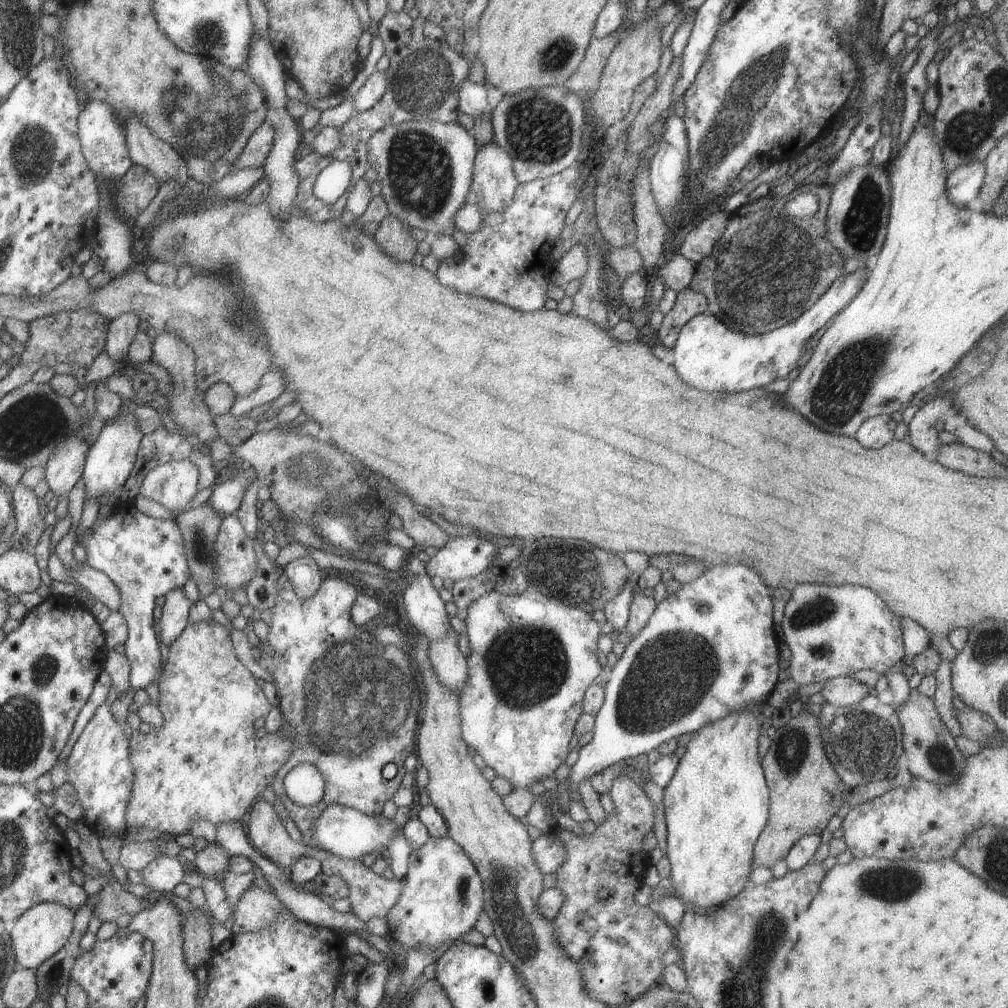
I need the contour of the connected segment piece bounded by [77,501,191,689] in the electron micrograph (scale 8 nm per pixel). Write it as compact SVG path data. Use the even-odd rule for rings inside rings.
M126 501L121 503L110 516L98 518L91 528L85 529L77 538L86 550L85 563L92 566L94 570L105 573L119 590L119 596L122 598L119 612L124 615L129 630L124 652L131 664L130 686L134 689L144 689L148 684L157 682L163 670L160 644L154 630L153 614L156 598L170 592L172 588L182 588L191 576L184 536L180 532L178 522L175 519L147 516L136 509L133 503Z

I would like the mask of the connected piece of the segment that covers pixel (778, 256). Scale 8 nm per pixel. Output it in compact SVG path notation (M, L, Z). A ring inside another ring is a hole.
M805 183L800 187L796 187L790 195L786 195L785 197L776 198L776 196L766 195L765 197L746 203L740 208L732 211L730 220L726 223L724 234L720 237L720 240L716 242L716 246L712 249L712 254L697 264L696 274L689 286L690 288L696 289L696 292L702 292L704 296L706 296L708 300L708 313L717 316L731 329L737 330L738 332L743 332L744 334L749 335L761 335L766 334L767 332L772 332L774 329L782 328L782 326L786 326L786 324L796 320L801 314L804 314L808 308L812 308L812 305L816 304L816 301L820 296L830 288L832 282L845 274L845 260L842 258L842 254L840 254L840 252L838 252L838 250L836 250L826 238L827 212L832 193L833 190L830 190L828 186L824 186L823 184L817 185L814 183ZM802 193L814 194L814 196L818 198L818 202L820 202L818 212L816 212L812 218L794 218L794 216L790 216L790 214L787 215L786 212L784 212L784 206L786 206L786 202L791 199L791 196Z

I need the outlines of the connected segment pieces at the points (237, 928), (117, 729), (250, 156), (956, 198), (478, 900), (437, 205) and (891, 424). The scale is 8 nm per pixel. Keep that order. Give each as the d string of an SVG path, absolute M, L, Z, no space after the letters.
M250 884L242 893L233 909L232 936L248 932L264 930L268 922L276 920L278 910L282 910L283 903L269 890Z
M106 703L98 706L86 727L80 734L77 742L67 758L68 769L65 771L67 782L70 782L76 790L79 804L84 810L83 818L86 824L98 834L102 832L112 832L112 834L123 835L126 830L126 806L128 800L132 798L132 782L134 782L134 768L130 762L130 739L124 734L122 727L110 711L110 705Z
M264 121L262 126L250 136L250 140L238 156L234 172L242 170L242 168L264 166L272 146L274 146L274 138L276 138L276 130L272 128L270 122Z
M974 162L954 168L947 174L946 190L948 198L956 207L967 207L970 200L980 194L986 178L985 162Z
M450 837L432 838L424 846L415 848L410 856L408 871L404 878L404 890L398 902L385 916L393 940L406 944L408 950L436 950L442 944L456 943L464 934L474 929L476 918L484 908L484 887L482 879L470 857Z
M410 120L386 125L368 140L369 164L382 183L381 195L388 204L389 214L400 218L420 237L426 233L438 235L454 231L456 212L471 201L470 182L478 150L477 140L458 121L444 124L436 120Z
M886 415L866 420L856 432L856 440L866 448L882 448L884 444L894 441L894 430L897 423Z

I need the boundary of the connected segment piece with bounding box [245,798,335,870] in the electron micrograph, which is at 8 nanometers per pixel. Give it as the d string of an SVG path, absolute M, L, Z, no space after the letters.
M260 798L254 803L245 825L253 847L286 870L302 856L315 858L320 862L330 855L335 856L302 840L293 840L288 835L282 818L274 810L274 805L268 804L266 799Z

